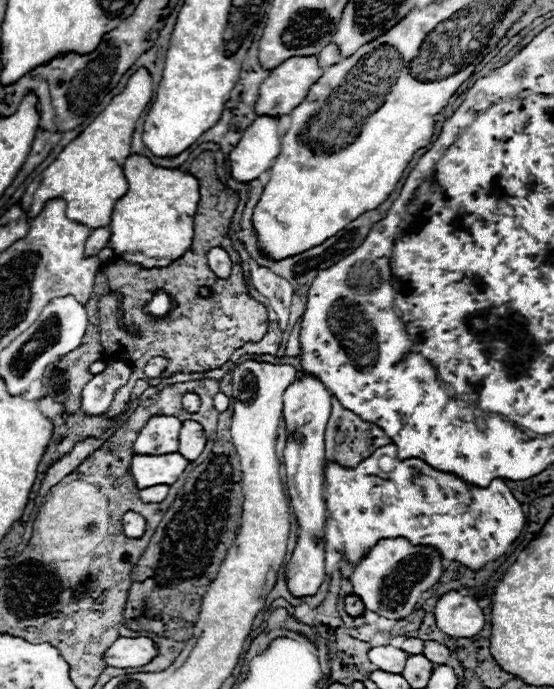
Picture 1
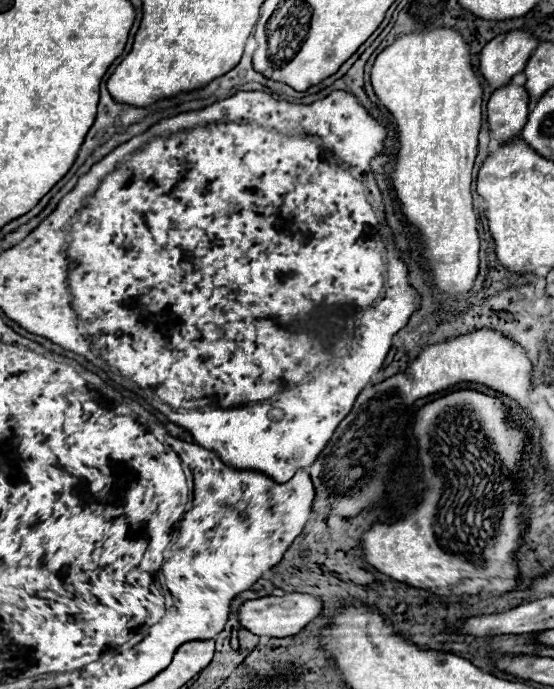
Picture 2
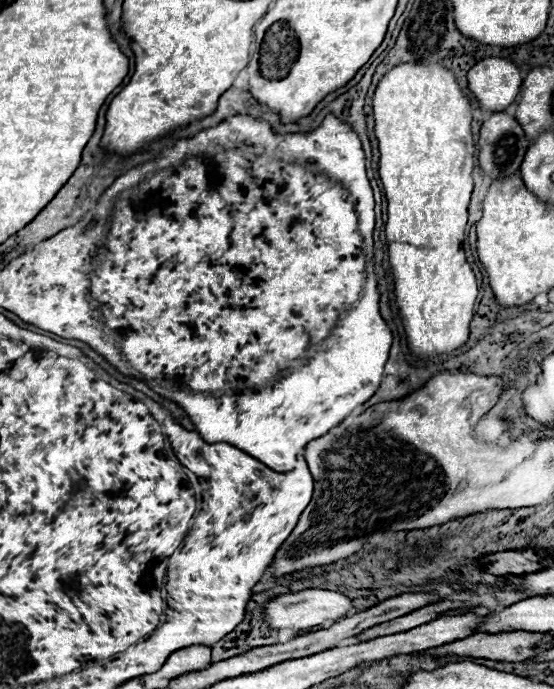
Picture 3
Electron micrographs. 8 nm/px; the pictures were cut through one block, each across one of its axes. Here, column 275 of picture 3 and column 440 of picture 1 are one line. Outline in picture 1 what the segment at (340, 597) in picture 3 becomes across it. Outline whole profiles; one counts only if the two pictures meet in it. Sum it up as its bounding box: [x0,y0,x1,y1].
[434,590,486,638]

